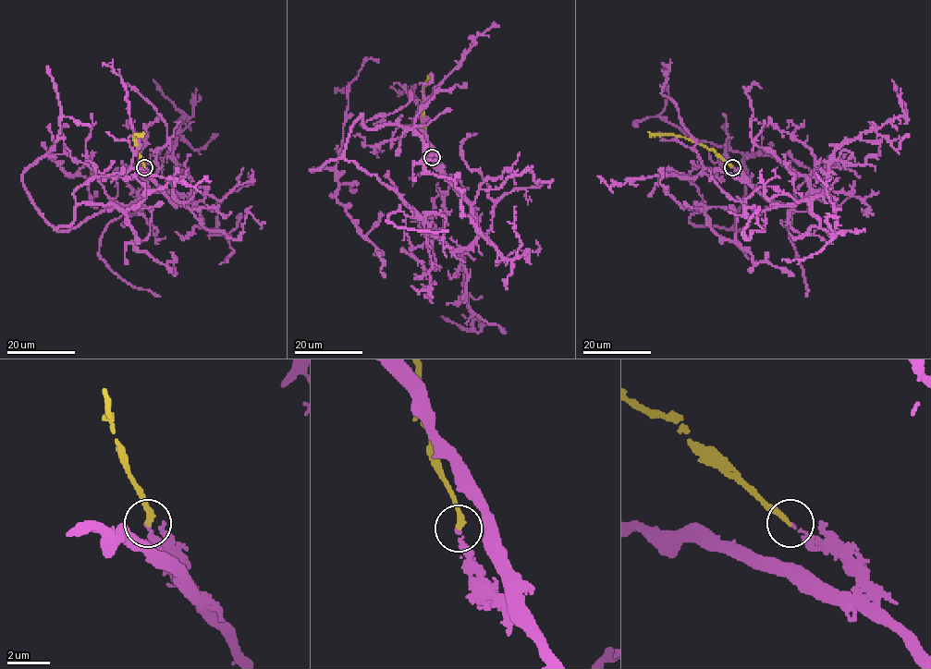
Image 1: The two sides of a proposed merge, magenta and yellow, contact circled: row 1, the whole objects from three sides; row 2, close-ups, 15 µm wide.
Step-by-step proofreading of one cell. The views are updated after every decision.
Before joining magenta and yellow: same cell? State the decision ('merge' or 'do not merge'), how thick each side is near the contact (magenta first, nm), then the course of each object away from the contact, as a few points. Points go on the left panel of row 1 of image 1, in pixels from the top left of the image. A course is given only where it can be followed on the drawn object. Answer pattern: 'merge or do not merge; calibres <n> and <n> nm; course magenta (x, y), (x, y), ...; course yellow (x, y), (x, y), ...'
do not merge; calibres 70 and 240 nm; course magenta (143, 167), (173, 202), (189, 200), (148, 191), (56, 228), (79, 203), (115, 205), (173, 275); course yellow (144, 167), (134, 138), (143, 132)

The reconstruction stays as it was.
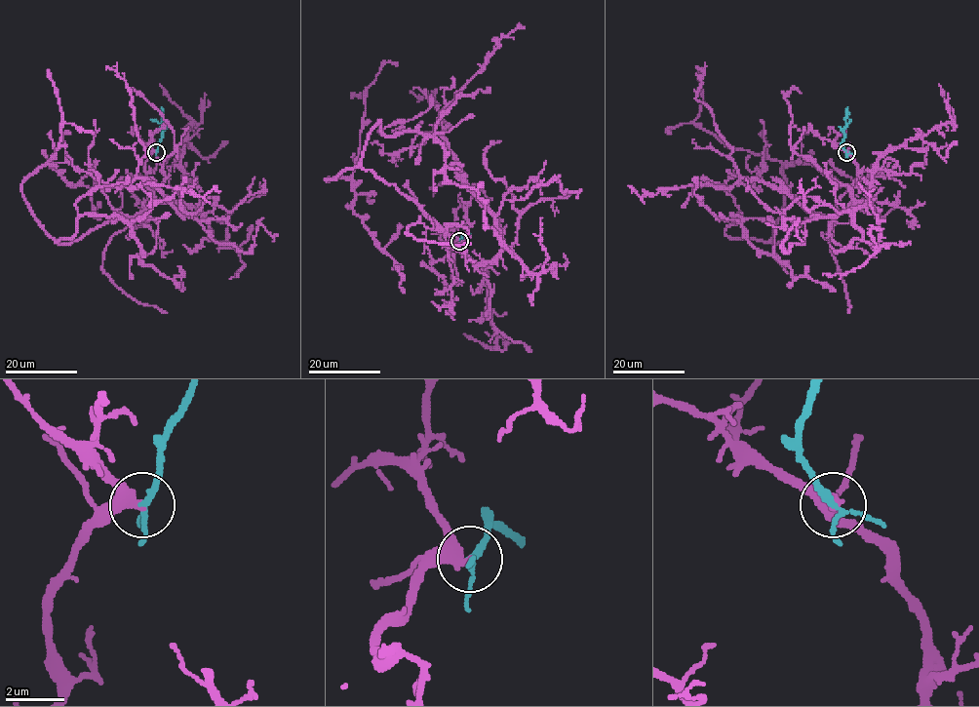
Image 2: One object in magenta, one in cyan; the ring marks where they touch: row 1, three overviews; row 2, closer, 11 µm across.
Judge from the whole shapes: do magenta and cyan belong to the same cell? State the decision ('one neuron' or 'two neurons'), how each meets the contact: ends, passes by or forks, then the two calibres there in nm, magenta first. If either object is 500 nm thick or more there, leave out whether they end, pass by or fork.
one neuron; magenta passes by; cyan forks there; 300 nm thick on the magenta side, 180 nm on the other

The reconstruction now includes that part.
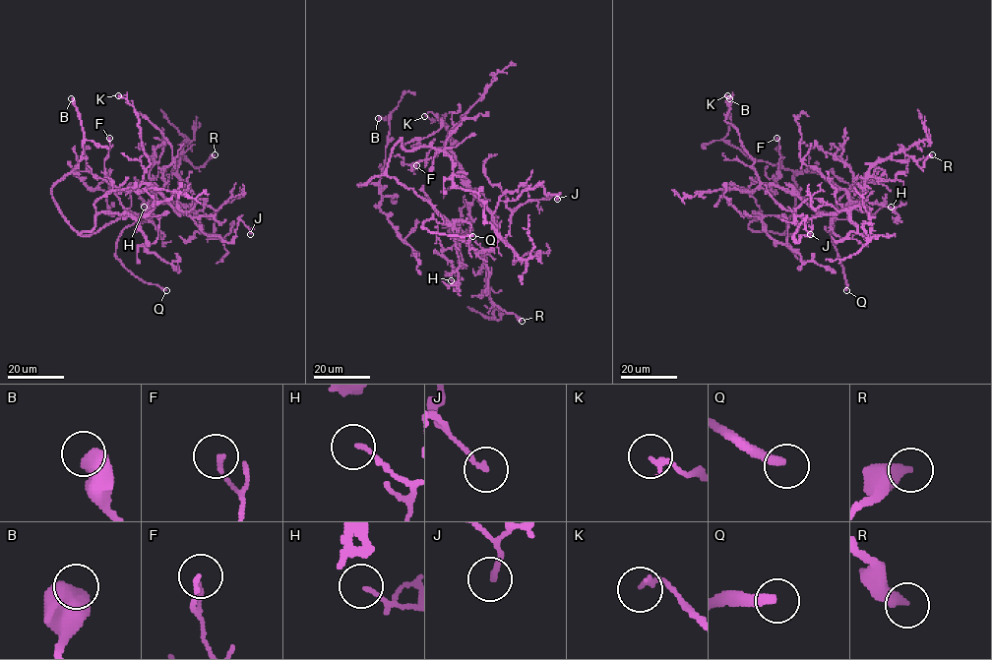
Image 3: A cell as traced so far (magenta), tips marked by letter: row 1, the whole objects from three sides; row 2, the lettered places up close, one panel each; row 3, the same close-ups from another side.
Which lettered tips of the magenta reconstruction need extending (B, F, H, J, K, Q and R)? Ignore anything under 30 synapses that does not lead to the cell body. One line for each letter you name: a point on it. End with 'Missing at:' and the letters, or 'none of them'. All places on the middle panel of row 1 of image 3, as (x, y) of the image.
Q: place (472, 236)
Missing at: Q

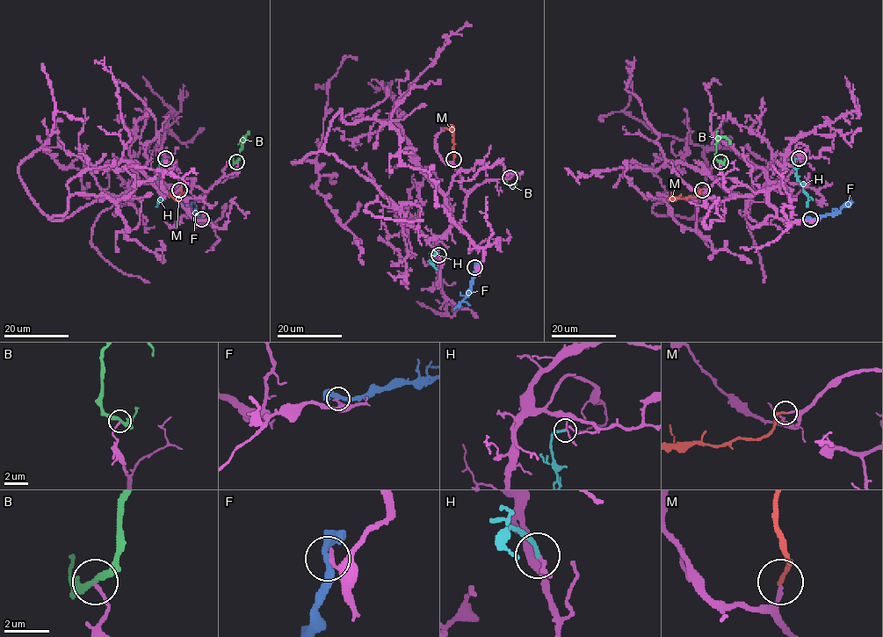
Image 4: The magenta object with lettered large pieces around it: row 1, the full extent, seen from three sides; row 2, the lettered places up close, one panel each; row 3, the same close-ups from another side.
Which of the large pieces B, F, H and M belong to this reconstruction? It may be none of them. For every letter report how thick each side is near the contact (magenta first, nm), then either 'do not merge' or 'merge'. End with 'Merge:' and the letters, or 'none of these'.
B: 110/280 nm | do not merge
F: 160/280 nm | do not merge
H: 110/200 nm | do not merge
M: 160/190 nm | merge
Merge: M

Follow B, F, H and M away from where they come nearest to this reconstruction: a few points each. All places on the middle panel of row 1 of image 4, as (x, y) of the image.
B: (510, 177), (516, 172), (517, 181), (512, 187)
F: (474, 267), (469, 293), (459, 305), (462, 306)
H: (438, 255), (432, 252), (430, 257), (434, 264), (430, 264)
M: (453, 158), (453, 133), (444, 127)

